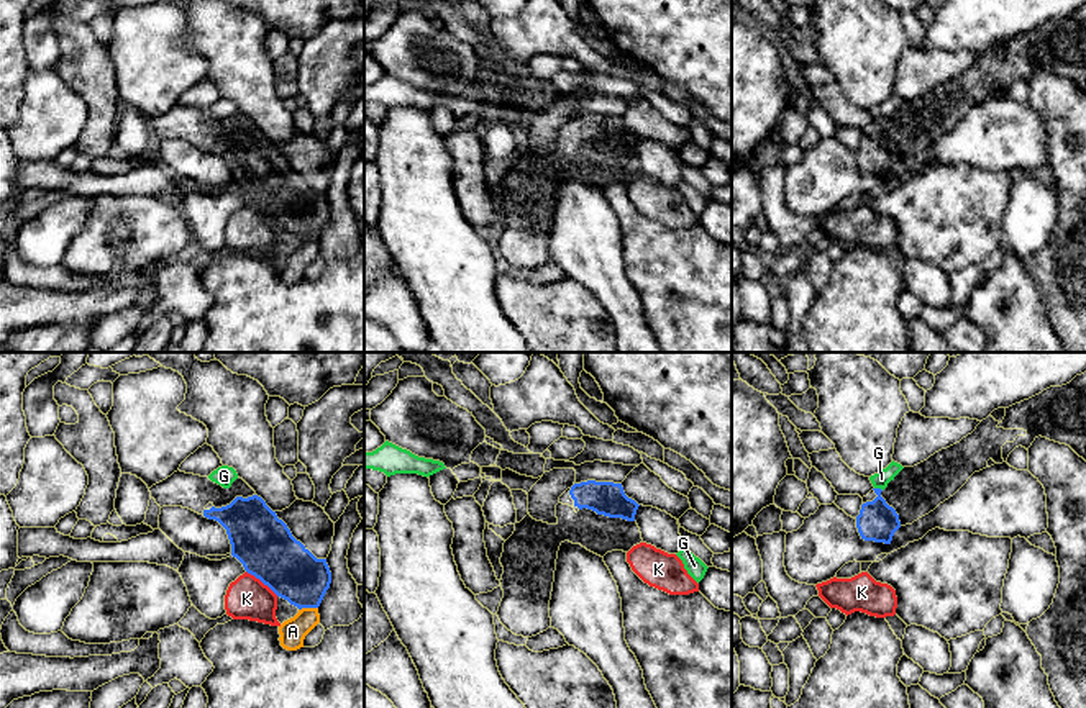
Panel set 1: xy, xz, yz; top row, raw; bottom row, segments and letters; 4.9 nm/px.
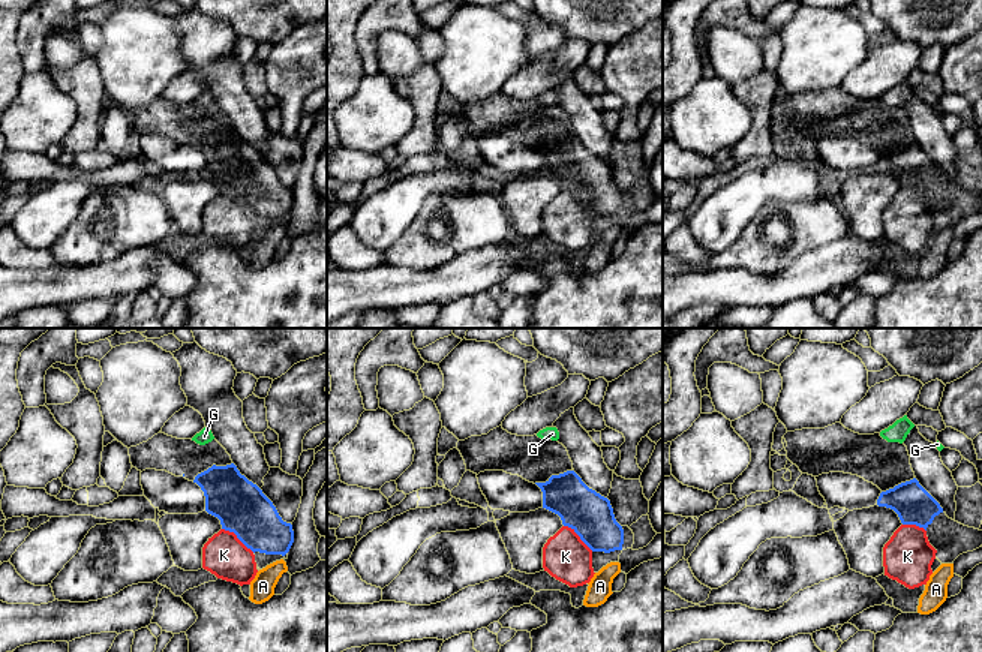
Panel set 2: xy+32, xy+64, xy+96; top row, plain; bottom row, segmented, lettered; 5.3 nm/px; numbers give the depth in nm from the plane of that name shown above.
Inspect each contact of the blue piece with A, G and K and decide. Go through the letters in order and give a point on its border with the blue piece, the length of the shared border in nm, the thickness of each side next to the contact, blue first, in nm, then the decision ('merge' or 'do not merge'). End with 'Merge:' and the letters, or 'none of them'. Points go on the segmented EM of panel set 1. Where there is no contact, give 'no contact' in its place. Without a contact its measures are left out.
A: contact xy (307, 607); length 100 nm; calibres 280 and 130 nm; do not merge
G: contact yz (878, 489); length 40 nm; calibres 200 and 80 nm; do not merge
K: contact xy (263, 582); length 200 nm; calibres 280 and 200 nm; do not merge
Merge: none of them

